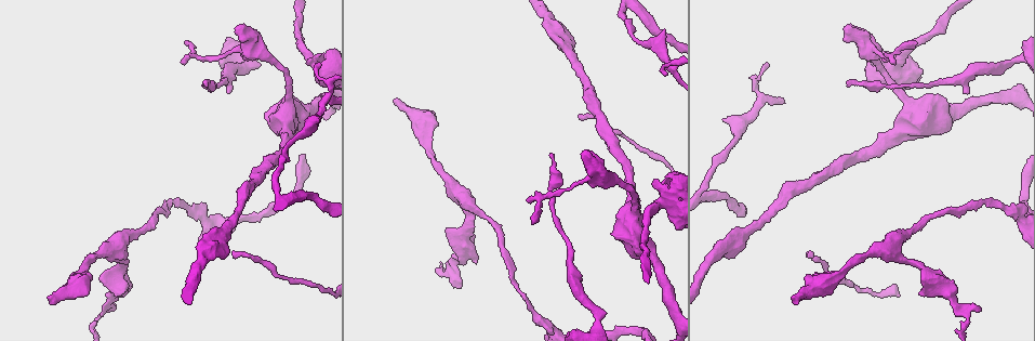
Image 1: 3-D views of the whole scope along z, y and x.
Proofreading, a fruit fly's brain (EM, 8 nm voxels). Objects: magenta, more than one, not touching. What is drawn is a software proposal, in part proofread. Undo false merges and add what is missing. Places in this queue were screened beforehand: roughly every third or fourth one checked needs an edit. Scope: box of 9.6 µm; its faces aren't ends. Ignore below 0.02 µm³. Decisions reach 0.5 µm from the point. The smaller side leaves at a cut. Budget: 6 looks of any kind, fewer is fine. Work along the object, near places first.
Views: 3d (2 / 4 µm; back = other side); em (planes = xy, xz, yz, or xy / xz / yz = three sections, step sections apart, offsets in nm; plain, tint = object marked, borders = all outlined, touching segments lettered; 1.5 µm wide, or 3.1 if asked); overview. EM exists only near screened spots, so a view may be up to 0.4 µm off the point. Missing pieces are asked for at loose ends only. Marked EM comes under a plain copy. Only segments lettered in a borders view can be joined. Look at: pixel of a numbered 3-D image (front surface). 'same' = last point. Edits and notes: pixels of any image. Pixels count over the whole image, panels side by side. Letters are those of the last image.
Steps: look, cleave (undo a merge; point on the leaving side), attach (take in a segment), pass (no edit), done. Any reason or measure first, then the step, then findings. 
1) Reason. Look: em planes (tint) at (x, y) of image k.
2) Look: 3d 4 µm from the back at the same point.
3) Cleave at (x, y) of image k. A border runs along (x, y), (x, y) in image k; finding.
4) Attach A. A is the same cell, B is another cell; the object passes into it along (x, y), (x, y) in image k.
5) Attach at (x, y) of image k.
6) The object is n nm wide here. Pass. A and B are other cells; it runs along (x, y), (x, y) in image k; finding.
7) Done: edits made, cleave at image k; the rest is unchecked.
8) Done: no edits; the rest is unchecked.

Calibre changes. Look: em planes (borders) at (183, 204) of image 1.

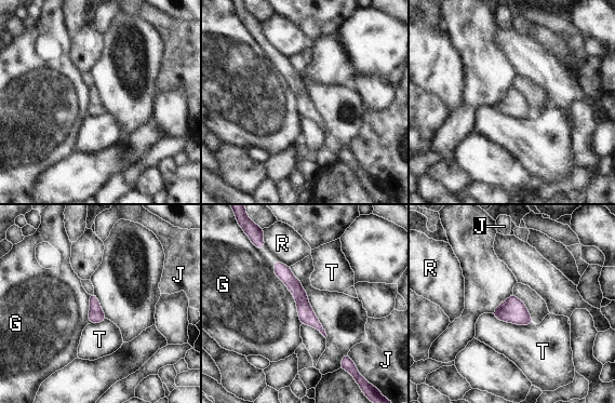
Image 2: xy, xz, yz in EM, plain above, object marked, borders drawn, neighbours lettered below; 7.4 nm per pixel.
The object is 120 nm wide here. Pass. G, J, R and T are other cells; it runs along (277, 264), (320, 327) in image 2; one cell here.

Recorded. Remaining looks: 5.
Tapers out. Look: 3d 2 µm at (461, 287) of image 1.

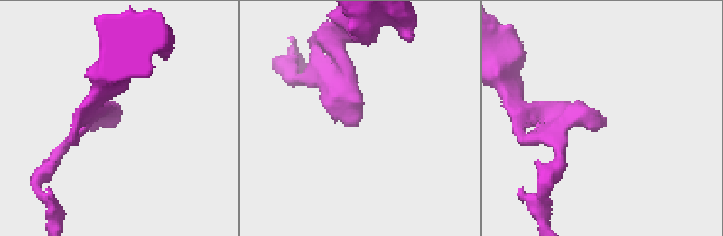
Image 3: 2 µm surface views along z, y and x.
Now the EM. Look: em xz step 4 (borders) at (113, 123) of image 3.

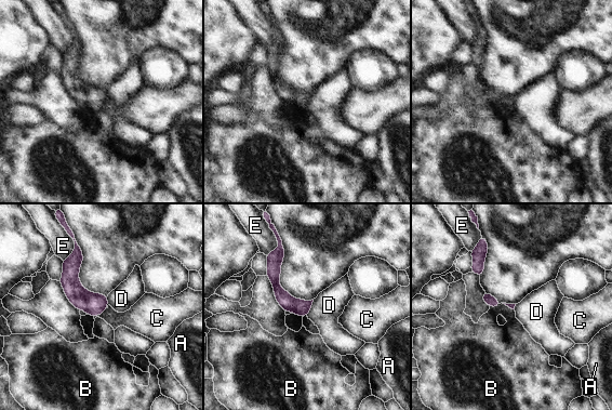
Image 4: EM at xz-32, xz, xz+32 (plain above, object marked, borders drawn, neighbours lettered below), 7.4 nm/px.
Pass. A, B, C, D and E are other cells; it runs along (280, 249), (277, 289), (304, 313) in image 4; no lettered segment goes on from it.

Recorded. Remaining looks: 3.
Tapers out. Look: 3d 4 µm from the back at (767, 62) of image 1.

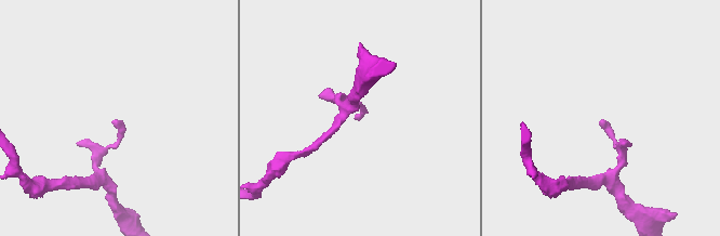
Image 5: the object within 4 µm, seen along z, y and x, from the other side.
Now the EM. Look: em planes (tint) at (114, 121) of image 5.

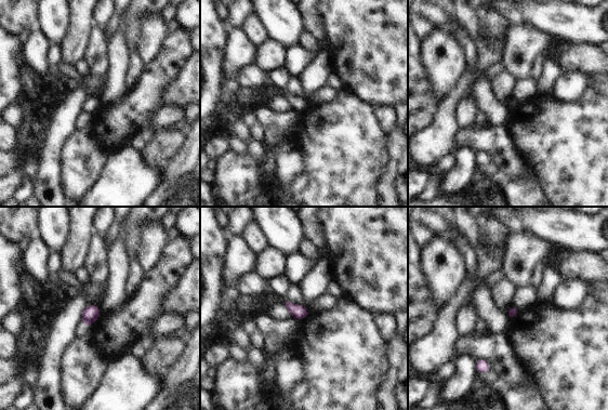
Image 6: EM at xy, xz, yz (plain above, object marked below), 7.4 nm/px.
See the neighbours. Look: em planes (borders) at the same point.

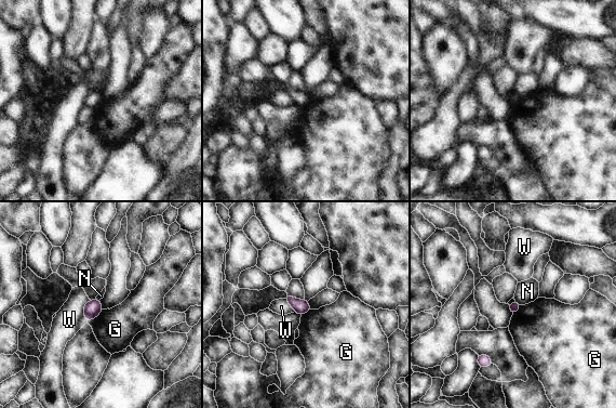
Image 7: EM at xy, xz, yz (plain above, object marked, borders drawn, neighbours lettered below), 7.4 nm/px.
Pass. G, N and W are other cells; a border runs along (516, 300), (521, 304) in image 7; none of them fits.

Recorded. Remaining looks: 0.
Done: no edits; the rest is unchecked.

